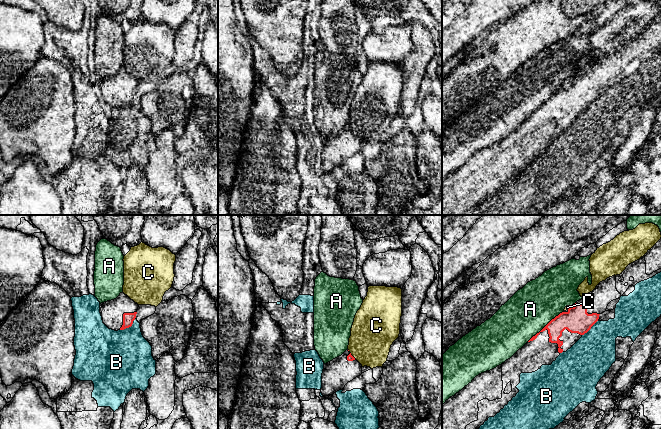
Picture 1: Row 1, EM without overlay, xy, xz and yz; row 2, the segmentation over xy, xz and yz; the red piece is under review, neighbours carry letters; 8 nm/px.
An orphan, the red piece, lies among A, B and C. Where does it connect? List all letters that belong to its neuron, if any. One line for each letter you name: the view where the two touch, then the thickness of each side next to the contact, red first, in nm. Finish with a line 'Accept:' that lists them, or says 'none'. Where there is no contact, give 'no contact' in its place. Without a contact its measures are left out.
Accept: none

